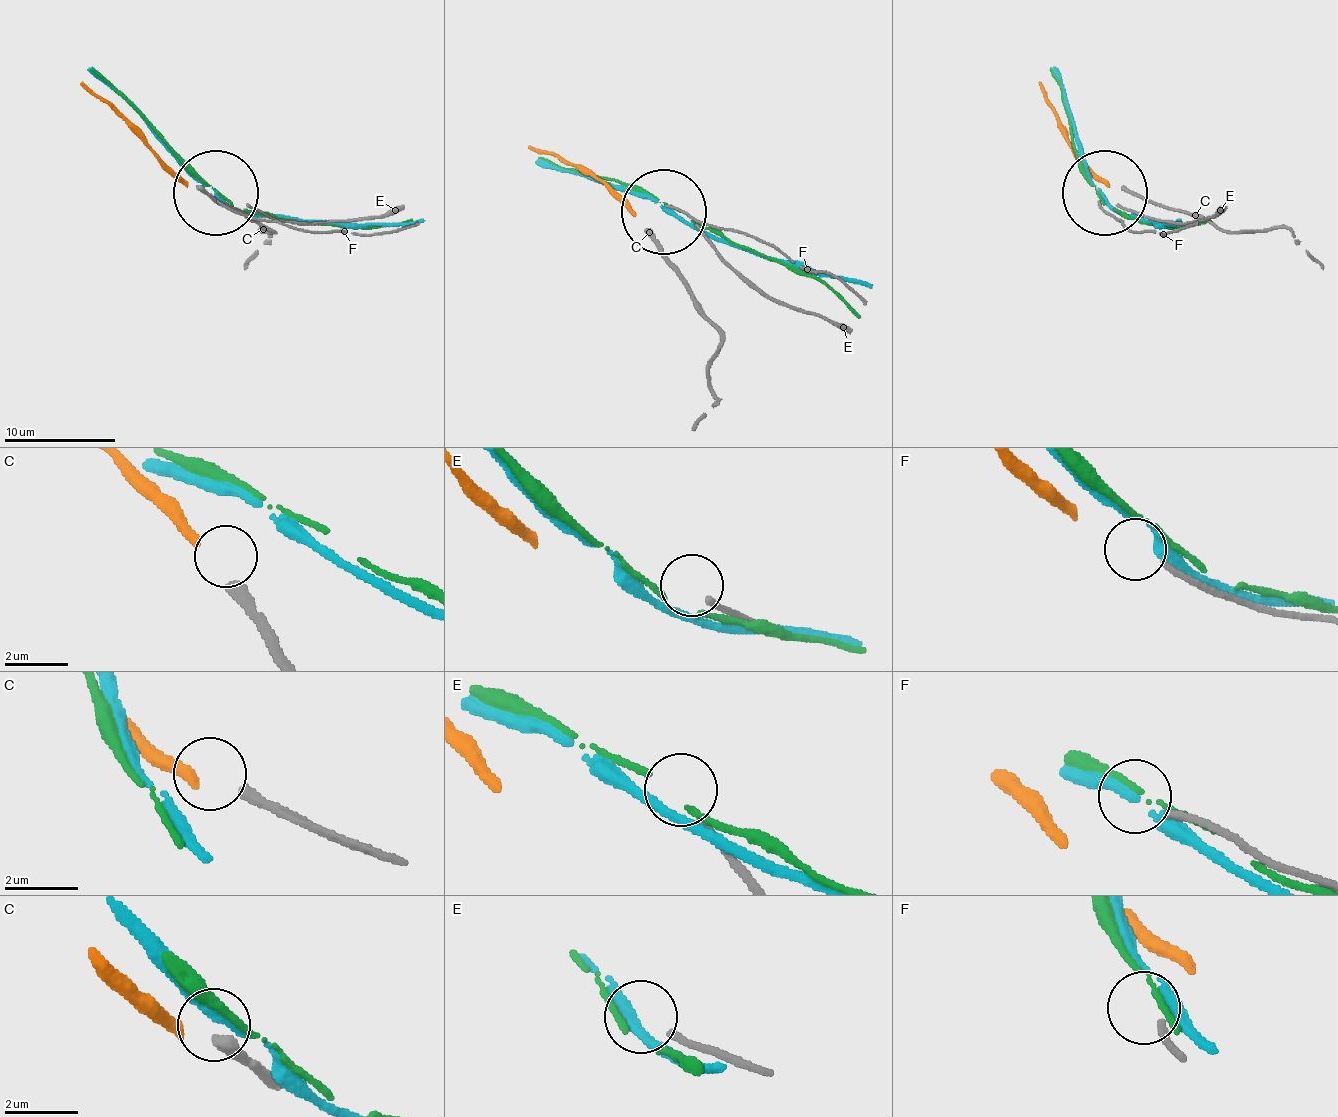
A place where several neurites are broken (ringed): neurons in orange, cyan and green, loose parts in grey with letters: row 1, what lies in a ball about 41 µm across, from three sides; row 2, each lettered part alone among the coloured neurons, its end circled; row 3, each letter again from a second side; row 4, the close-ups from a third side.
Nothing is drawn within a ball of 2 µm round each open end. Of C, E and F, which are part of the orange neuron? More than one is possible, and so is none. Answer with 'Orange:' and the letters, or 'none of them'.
Orange: none of them

